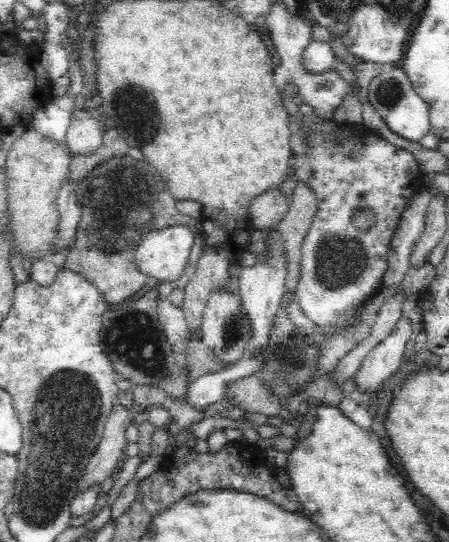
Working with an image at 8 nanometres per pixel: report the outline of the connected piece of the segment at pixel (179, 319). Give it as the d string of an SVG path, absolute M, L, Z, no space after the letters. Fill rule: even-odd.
M167 300L160 301L157 304L157 317L163 326L167 341L174 348L180 350L193 331L188 326L181 308L176 308Z

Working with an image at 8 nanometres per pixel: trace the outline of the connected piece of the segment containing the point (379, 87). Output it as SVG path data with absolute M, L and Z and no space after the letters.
M396 64L385 65L379 76L375 76L372 82L369 82L369 103L392 132L410 142L418 143L425 134L430 132L428 103L416 94L408 75Z

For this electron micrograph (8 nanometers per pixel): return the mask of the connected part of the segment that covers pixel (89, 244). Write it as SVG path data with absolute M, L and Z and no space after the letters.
M129 154L105 159L79 182L77 201L80 205L80 218L78 218L74 246L70 249L64 268L77 273L96 286L107 305L119 305L144 288L147 276L139 272L134 260L144 234L172 226L186 226L202 232L202 218L190 219L180 213L177 209L177 200L166 188L166 183L162 182L162 177L154 167L132 158Z

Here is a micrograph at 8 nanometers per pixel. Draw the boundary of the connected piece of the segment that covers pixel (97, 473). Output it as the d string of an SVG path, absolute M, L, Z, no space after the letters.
M136 403L135 410L138 411L130 412L122 405L111 410L96 452L88 458L88 464L79 478L79 482L76 482L76 495L91 486L102 484L104 480L112 478L118 472L128 443L124 437L124 430L128 424L132 424L132 418L144 409Z

